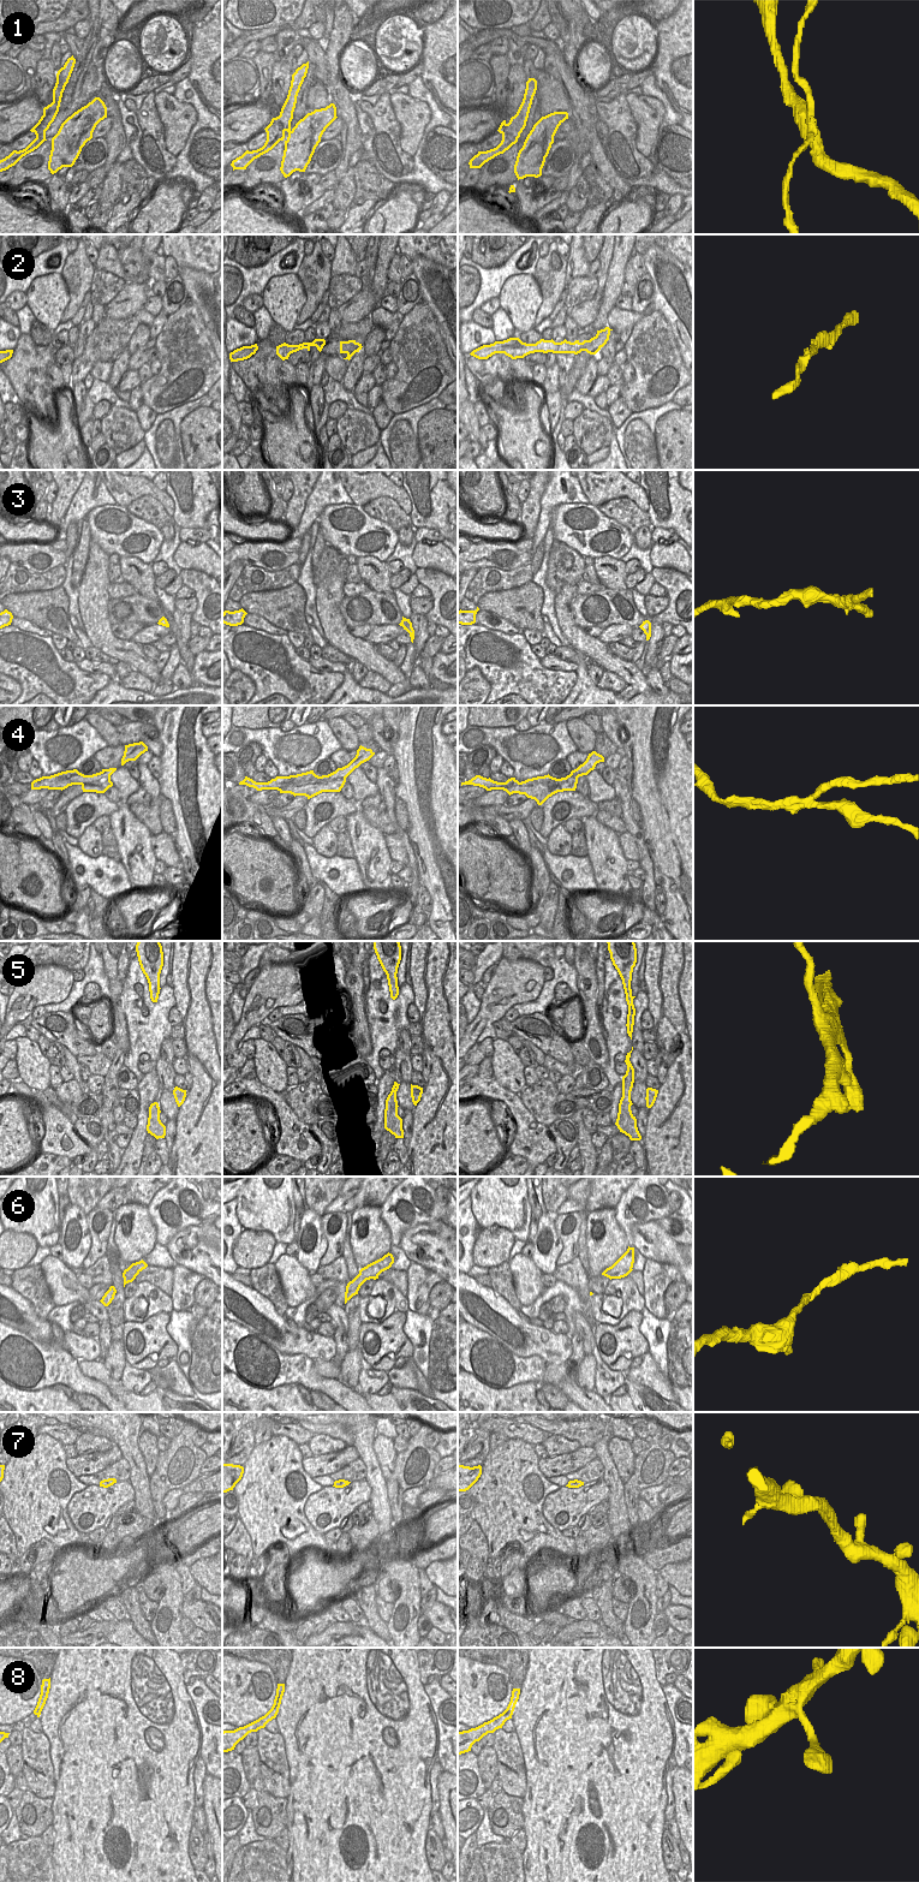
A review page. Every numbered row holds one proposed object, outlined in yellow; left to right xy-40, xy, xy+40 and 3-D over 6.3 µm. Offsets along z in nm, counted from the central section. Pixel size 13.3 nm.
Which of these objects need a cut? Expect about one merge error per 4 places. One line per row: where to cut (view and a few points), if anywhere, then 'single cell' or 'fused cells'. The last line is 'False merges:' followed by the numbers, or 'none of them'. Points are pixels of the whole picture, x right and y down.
1: xy (292, 131), (288, 133) | fused cells
2: no cut | single cell
3: no cut | single cell
4: no cut | single cell
5: xy+40 (626, 993), (631, 994) | fused cells
6: no cut | single cell
7: no cut | single cell
8: no cut | single cell
False merges: 1, 5

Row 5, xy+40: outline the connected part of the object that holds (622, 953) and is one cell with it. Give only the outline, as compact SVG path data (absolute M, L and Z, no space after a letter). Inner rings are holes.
M607 941L607 943L613 965L622 979L625 994L632 994L632 972L637 963L635 943L634 941Z

